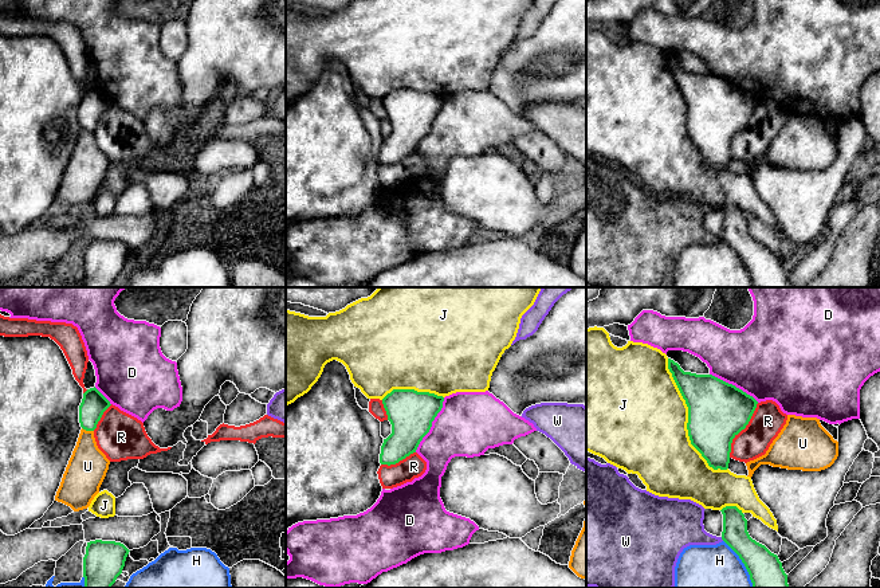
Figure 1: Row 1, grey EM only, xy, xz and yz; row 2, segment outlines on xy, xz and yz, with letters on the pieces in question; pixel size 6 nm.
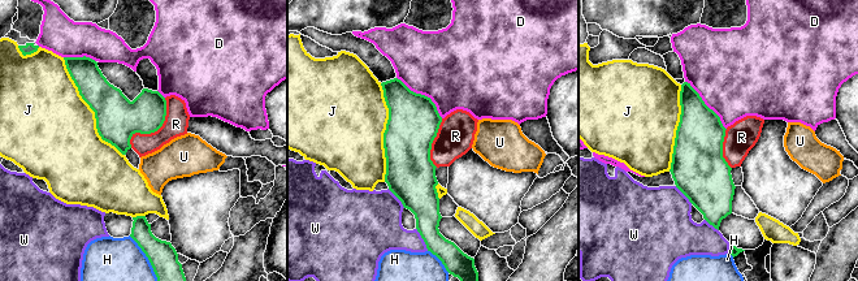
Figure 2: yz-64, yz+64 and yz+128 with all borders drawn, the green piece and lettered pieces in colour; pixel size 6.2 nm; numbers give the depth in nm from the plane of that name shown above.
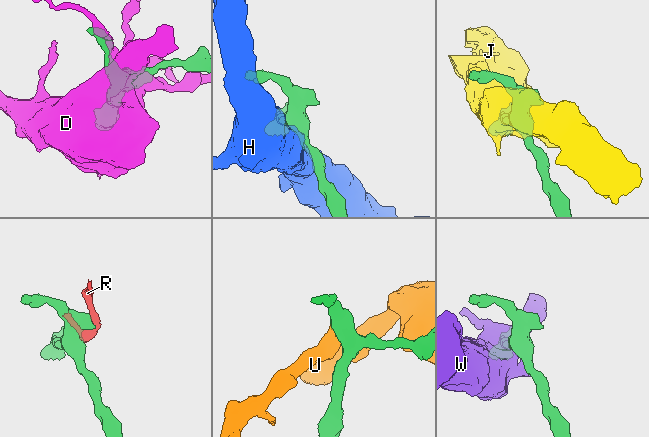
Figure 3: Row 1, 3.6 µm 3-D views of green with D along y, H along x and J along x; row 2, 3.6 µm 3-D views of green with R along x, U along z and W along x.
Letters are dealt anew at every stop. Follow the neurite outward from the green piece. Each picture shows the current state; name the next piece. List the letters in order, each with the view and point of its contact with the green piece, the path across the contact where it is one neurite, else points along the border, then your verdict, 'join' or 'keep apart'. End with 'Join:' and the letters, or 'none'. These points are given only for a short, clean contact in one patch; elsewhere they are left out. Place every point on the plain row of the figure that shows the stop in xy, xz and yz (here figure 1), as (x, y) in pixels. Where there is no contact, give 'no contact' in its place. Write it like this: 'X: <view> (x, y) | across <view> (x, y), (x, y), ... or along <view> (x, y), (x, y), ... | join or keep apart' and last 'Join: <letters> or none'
D: xz (431, 124) | keep apart
H: yz (743, 262) | along yz (723, 239), (743, 263), (753, 286) | keep apart
J: yz (688, 120) | keep apart
R: yz (742, 128) | keep apart
U: xy (87, 129) | along xy (82, 126), (93, 130) | keep apart
W: yz (722, 238) | keep apart
Join: none

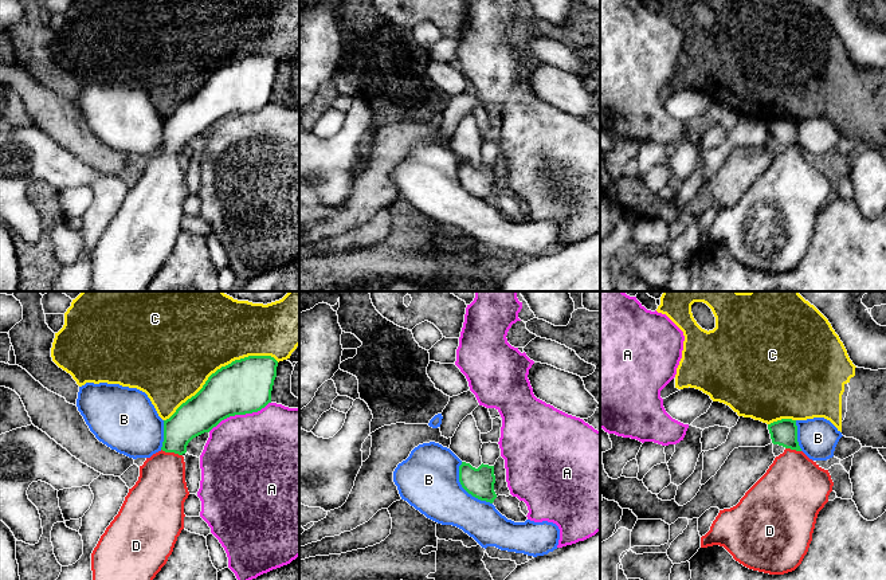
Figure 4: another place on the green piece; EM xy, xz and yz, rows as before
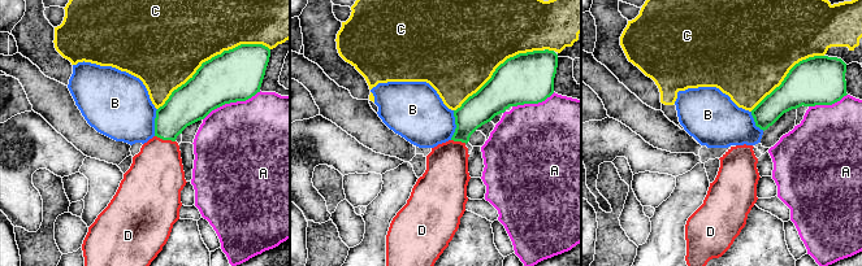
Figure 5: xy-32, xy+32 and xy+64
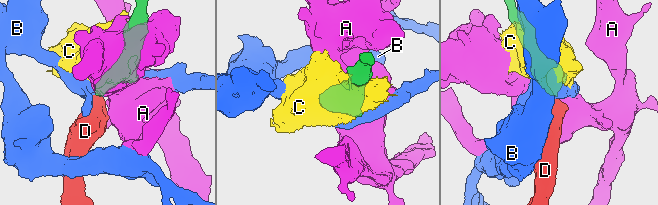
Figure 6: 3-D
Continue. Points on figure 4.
A: xy (239, 113) | keep apart
B: xz (465, 188) | keep apart
C: xy (220, 67) | keep apart
D: xy (172, 151) | across xy (195, 116), (177, 133), (172, 151), (161, 177), (161, 189) | join
Join: D

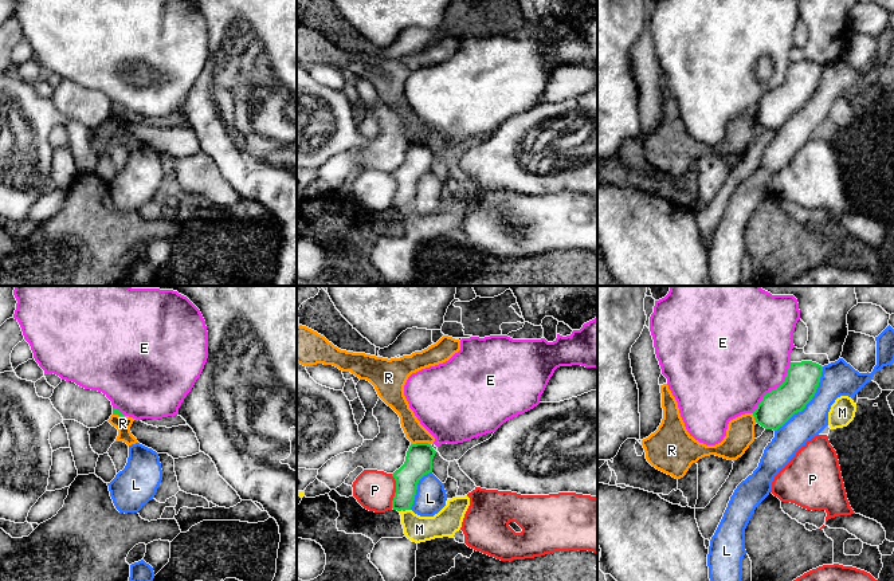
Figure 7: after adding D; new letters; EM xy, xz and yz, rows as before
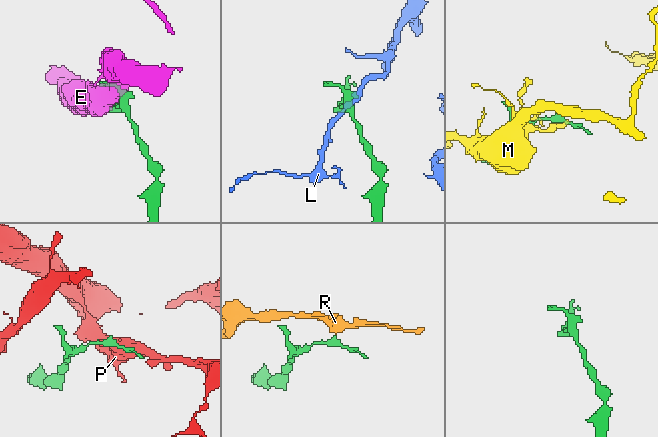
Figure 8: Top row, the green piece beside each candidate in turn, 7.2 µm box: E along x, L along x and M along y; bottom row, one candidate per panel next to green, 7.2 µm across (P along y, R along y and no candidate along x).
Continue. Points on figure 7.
E: yz (776, 87) | keep apart
L: yz (810, 99) | keep apart
M: xz (404, 209) | keep apart
P: xz (396, 191) | along xz (391, 173), (395, 180), (392, 207) | keep apart
R: xz (420, 142) | along xz (430, 142), (411, 144) | keep apart
Join: none

